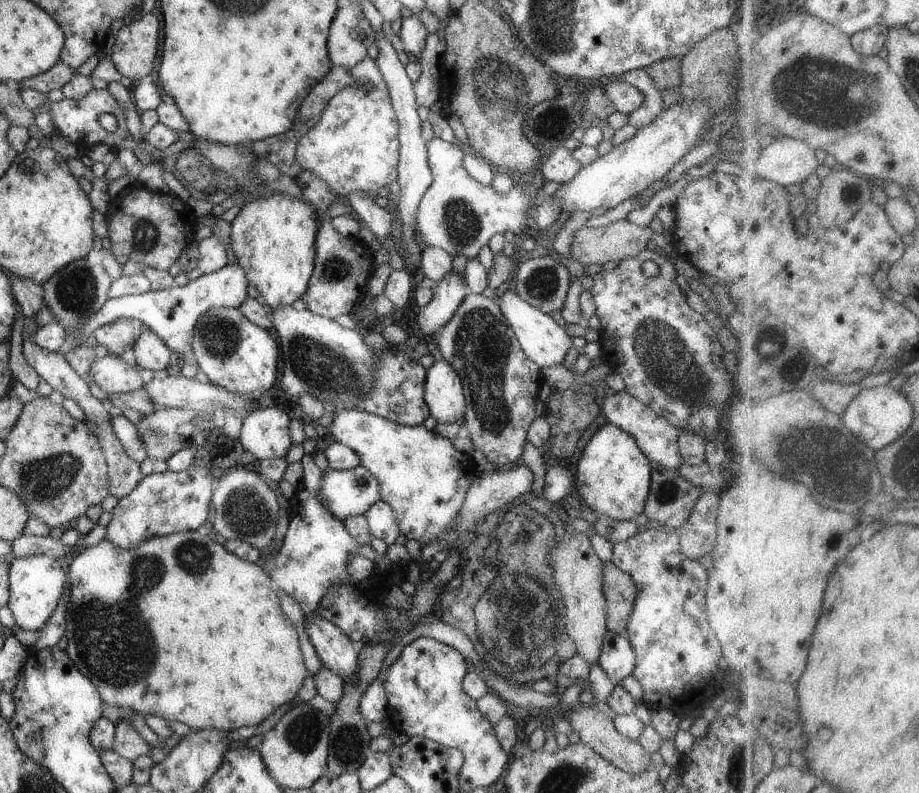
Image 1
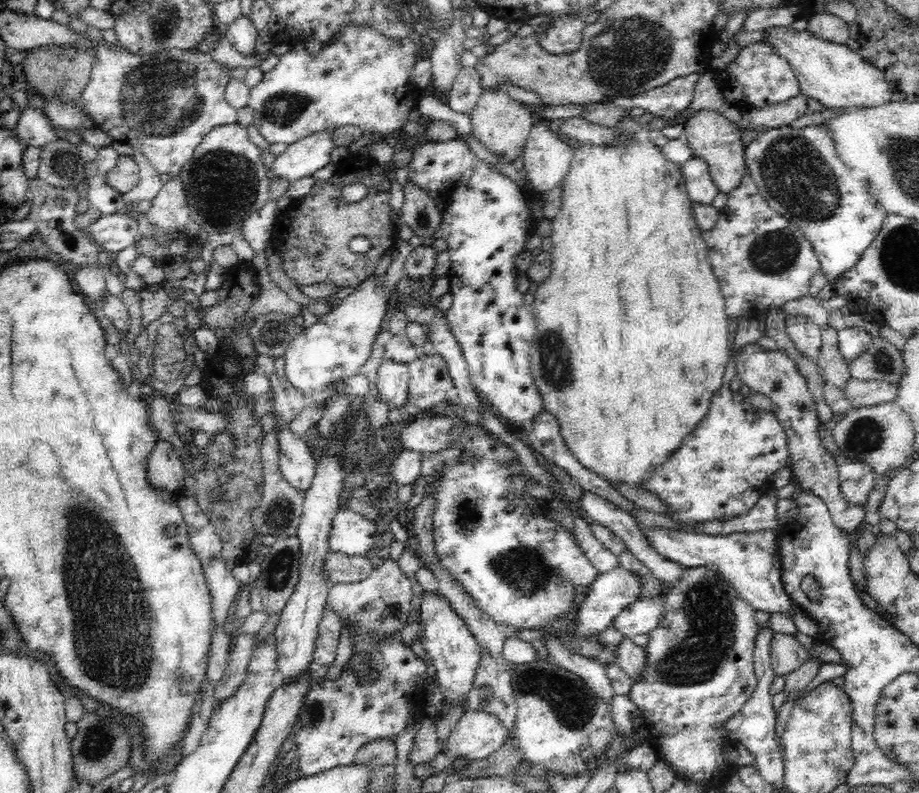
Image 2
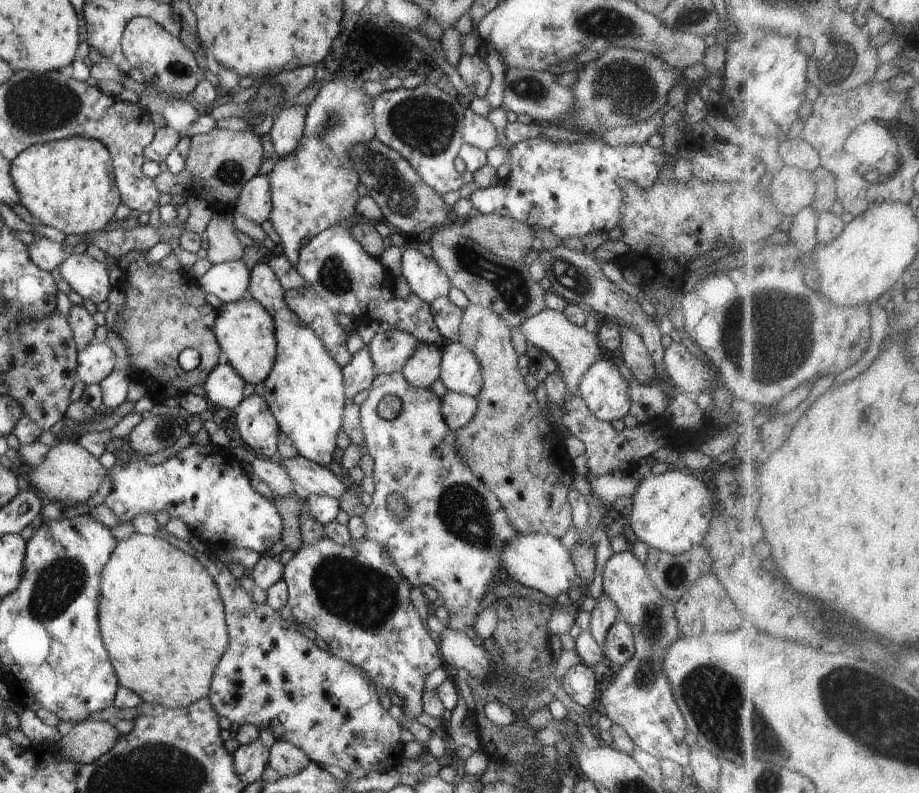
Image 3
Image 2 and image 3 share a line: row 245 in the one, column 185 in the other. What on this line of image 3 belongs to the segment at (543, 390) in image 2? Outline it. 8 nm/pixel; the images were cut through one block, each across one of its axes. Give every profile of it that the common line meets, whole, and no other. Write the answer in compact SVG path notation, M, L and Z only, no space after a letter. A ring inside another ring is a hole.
M138 531L132 533L127 540L118 541L116 550L112 551L110 560L106 562L106 566L102 570L100 577L100 606L98 610L100 636L107 648L108 656L114 667L120 687L126 687L128 690L132 690L132 692L140 696L143 702L152 705L164 705L171 709L190 706L193 702L201 698L206 698L210 694L212 676L216 664L220 662L222 654L228 648L229 634L225 621L225 608L222 604L218 587L195 555L184 552L181 548L178 548L166 539L154 535L140 534Z

